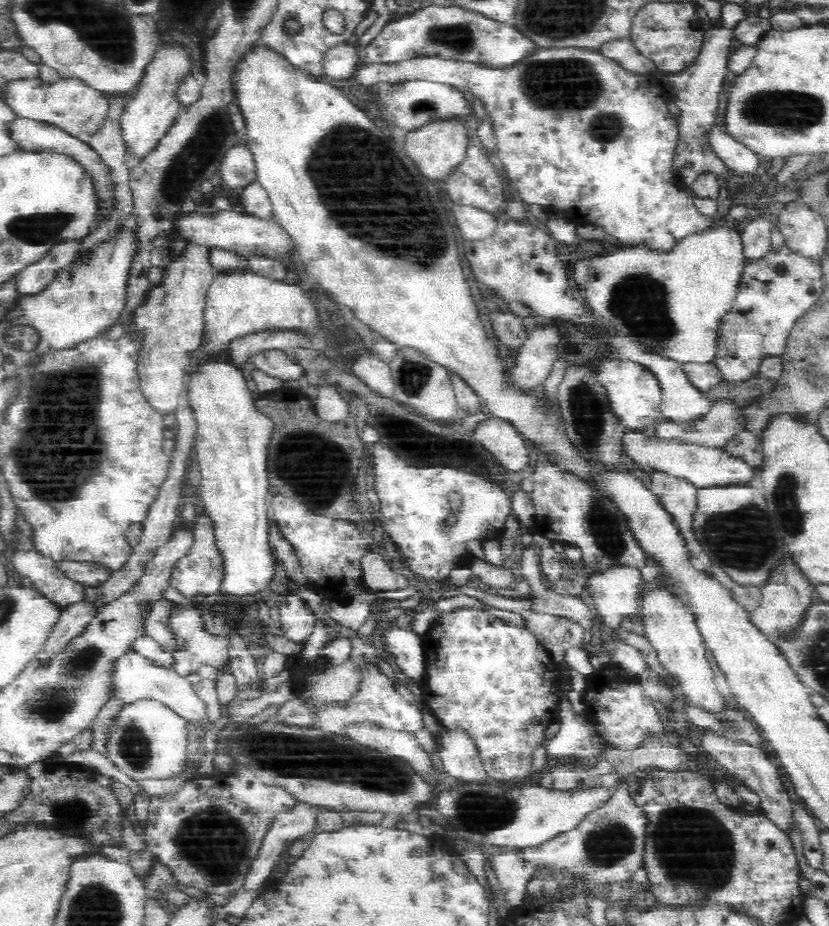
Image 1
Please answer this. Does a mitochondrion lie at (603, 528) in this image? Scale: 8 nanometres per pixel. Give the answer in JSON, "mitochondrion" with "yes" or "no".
{"mitochondrion":"yes"}

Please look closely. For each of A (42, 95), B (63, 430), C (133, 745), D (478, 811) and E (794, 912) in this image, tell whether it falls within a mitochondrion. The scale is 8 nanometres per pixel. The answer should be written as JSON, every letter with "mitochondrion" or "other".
{"A":"other","B":"mitochondrion","C":"mitochondrion","D":"mitochondrion","E":"other"}

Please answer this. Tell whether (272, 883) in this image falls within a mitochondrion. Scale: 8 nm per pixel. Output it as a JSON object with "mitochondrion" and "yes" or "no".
{"mitochondrion":"no"}

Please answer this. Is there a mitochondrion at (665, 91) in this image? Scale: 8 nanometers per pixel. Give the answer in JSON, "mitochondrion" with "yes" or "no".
{"mitochondrion":"no"}

